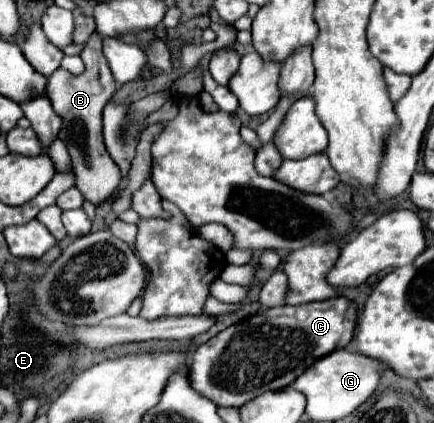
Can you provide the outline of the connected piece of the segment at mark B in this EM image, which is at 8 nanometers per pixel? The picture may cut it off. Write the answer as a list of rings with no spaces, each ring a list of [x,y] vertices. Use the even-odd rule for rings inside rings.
[[[94,30],[94,36],[86,40],[84,50],[82,50],[82,60],[86,64],[86,70],[78,76],[58,68],[54,76],[48,78],[48,88],[46,94],[54,106],[54,110],[62,118],[62,130],[60,138],[66,140],[68,154],[72,158],[72,170],[76,174],[76,188],[82,192],[86,200],[92,204],[104,202],[108,196],[118,192],[118,184],[122,180],[120,168],[114,164],[110,154],[104,148],[102,140],[102,108],[106,102],[112,98],[116,92],[116,82],[112,78],[112,72],[108,68],[108,62],[102,54],[102,34]]]

